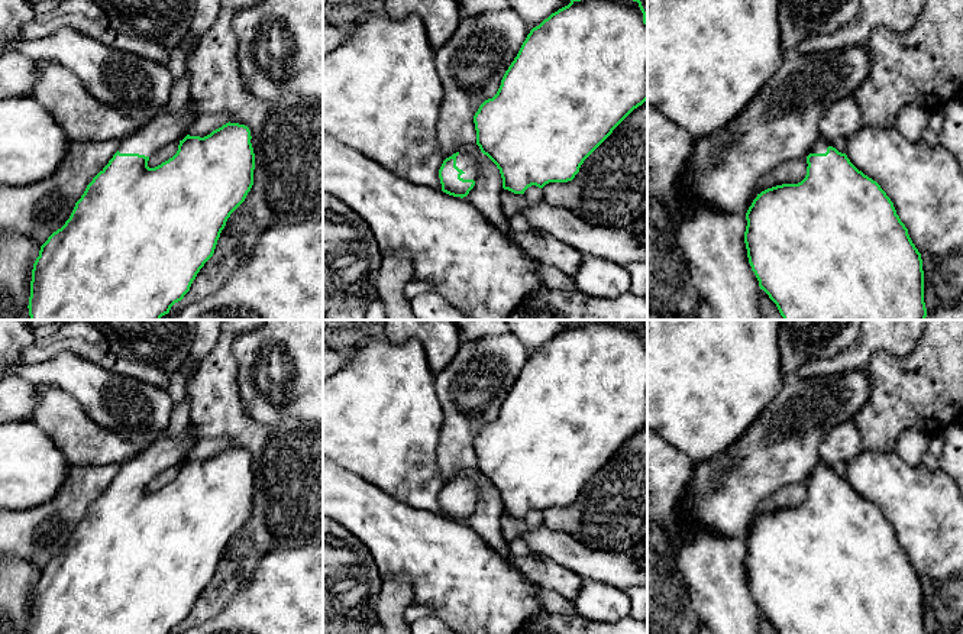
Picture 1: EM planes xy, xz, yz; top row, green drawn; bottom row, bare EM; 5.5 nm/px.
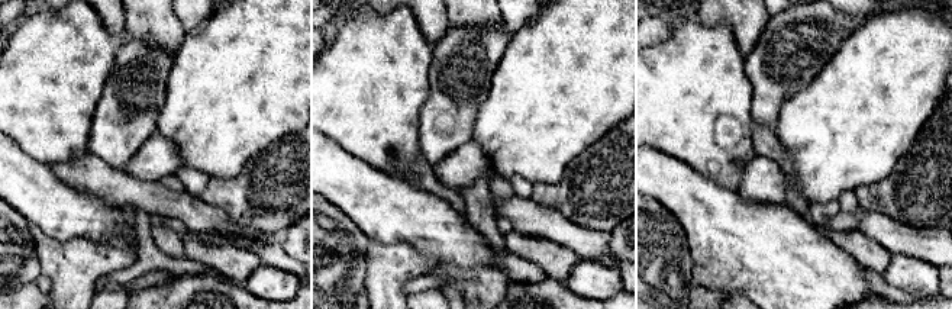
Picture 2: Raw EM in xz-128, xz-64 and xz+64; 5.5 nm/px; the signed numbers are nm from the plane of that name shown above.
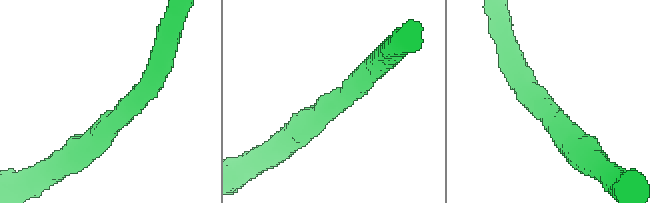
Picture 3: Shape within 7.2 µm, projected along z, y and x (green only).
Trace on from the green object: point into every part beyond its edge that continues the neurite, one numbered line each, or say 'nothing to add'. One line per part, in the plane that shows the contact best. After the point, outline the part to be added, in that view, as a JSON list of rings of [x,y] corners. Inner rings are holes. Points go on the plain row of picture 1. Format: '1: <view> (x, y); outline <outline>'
1: xz (467, 487); outline [[[459,478],[456,481],[456,491],[463,495],[461,502],[474,504],[476,507],[476,501],[478,501],[476,481],[471,479],[471,478]]]

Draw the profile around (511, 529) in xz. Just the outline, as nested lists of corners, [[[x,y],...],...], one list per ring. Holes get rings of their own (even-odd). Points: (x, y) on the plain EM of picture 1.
[[[508,514],[501,515],[501,533],[507,543],[511,543],[529,530],[529,525],[524,518],[514,518]]]

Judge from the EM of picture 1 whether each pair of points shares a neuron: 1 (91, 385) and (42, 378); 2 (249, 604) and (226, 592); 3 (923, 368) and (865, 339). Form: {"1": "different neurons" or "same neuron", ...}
{"1": "same neuron", "2": "different neurons", "3": "different neurons"}

